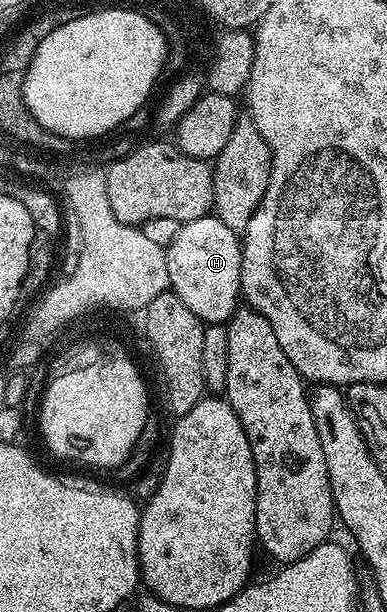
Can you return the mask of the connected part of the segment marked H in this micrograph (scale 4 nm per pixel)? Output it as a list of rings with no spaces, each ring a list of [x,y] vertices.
[[[215,215],[192,219],[183,224],[180,235],[167,245],[166,262],[170,289],[184,299],[188,311],[206,325],[229,322],[240,305],[243,242],[239,234]]]

